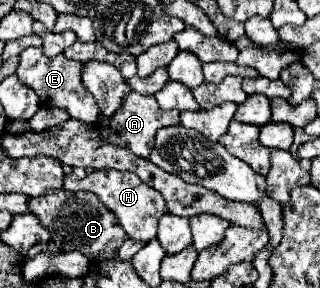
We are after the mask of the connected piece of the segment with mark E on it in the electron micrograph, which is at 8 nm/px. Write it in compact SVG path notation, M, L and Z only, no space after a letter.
M27 48L21 54L21 64L17 68L17 76L21 78L21 82L29 84L29 88L35 90L35 94L41 98L41 102L45 106L65 108L71 114L71 118L87 122L87 124L97 122L99 108L97 108L97 102L93 100L91 92L87 92L87 88L81 82L81 64L65 58L63 54L55 56L55 58L47 58L43 54L43 48Z

